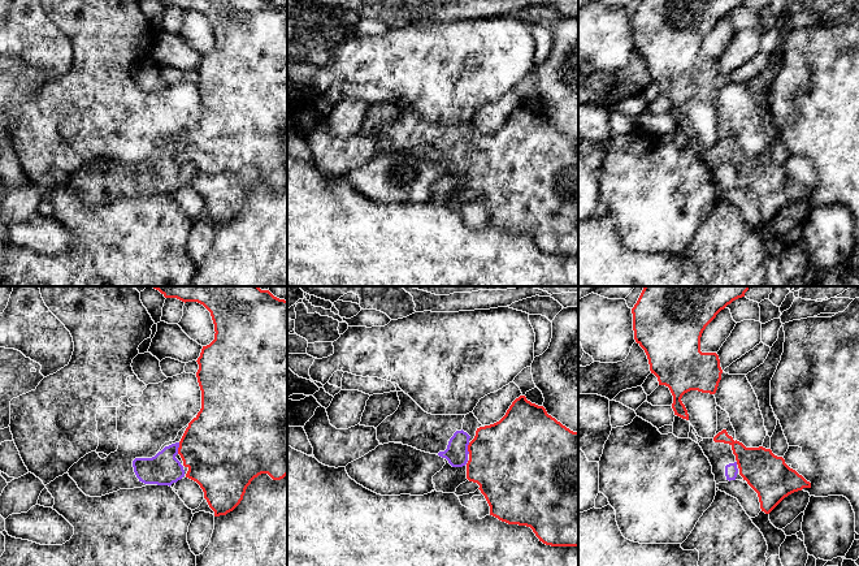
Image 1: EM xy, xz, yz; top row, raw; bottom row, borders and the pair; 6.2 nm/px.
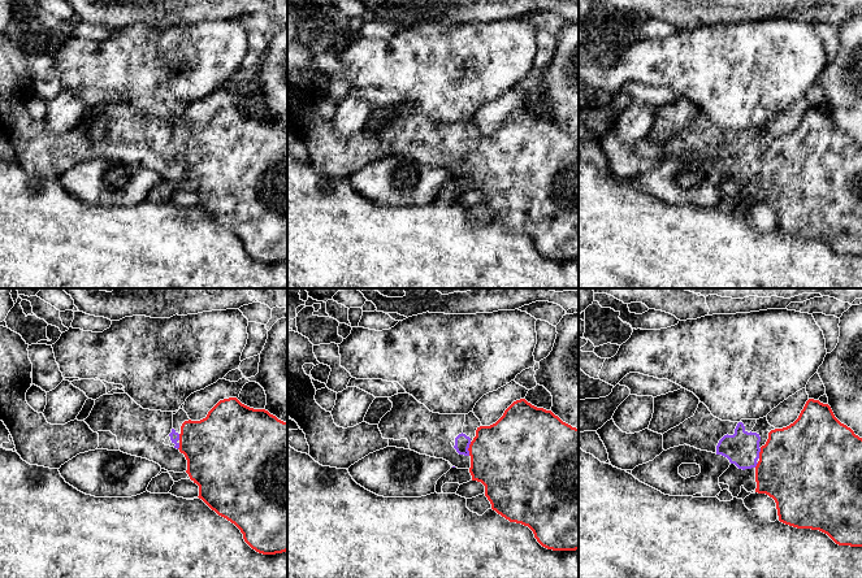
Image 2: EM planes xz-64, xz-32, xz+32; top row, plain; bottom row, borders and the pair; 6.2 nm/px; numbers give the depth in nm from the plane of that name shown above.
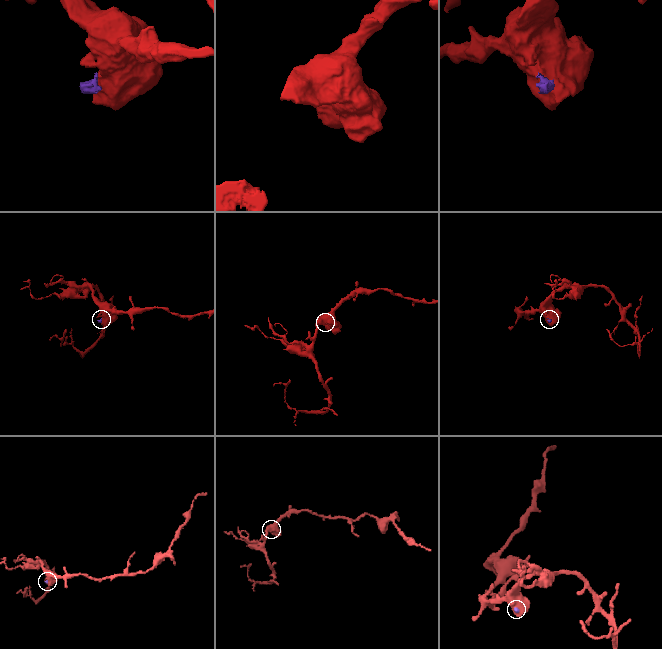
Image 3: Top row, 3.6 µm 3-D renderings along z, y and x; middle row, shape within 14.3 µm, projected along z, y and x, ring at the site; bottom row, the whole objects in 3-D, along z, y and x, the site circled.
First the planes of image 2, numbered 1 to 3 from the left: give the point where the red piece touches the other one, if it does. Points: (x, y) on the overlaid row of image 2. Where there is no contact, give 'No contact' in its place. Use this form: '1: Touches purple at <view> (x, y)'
1: Touches purple at xz-64 (178, 437)
2: Touches purple at xz-32 (468, 447)
3: Touches purple at xz+32 (758, 453)

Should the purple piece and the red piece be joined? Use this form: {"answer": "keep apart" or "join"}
{"answer": "join"}

